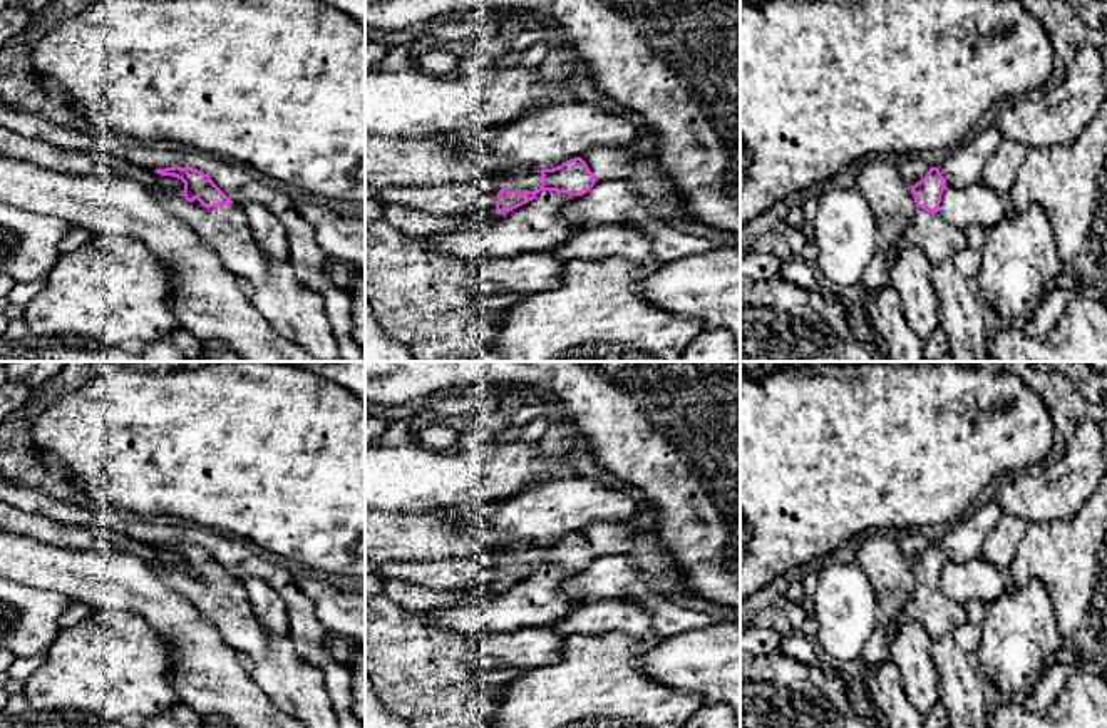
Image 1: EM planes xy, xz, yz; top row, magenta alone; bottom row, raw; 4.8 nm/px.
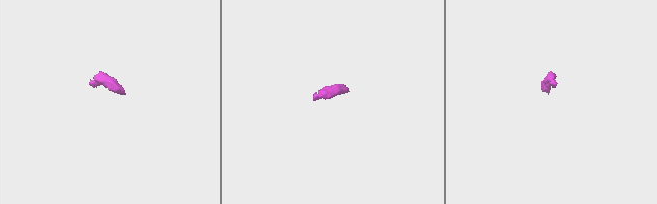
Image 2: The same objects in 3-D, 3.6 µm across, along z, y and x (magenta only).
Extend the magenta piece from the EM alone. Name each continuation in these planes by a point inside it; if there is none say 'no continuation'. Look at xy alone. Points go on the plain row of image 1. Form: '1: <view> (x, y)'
1: xy (297, 688)

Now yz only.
1: yz (938, 615)

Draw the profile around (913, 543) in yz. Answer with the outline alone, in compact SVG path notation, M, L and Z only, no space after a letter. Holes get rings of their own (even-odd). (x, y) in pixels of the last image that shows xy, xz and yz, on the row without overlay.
M911 529L899 534L899 546L904 557L911 562L926 551L929 541L919 532L919 529Z

